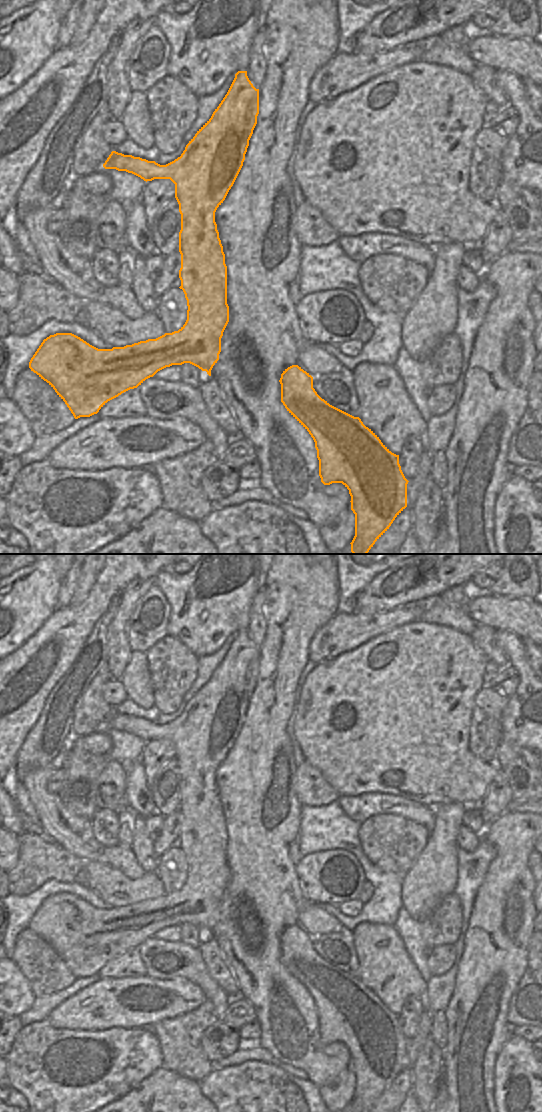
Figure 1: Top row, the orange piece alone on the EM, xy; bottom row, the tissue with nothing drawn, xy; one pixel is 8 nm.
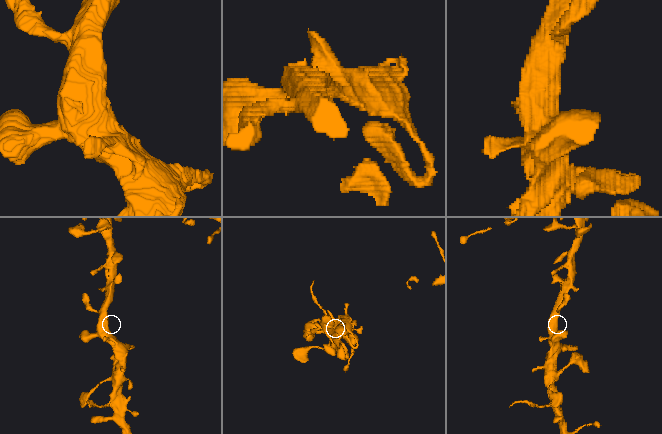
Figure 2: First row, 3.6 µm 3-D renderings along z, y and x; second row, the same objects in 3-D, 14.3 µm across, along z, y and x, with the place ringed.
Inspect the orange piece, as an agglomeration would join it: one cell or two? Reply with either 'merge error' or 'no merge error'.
no merge error

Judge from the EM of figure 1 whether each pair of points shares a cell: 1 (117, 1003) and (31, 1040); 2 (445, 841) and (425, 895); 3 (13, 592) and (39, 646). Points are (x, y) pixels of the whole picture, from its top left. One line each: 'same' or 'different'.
1: different
2: same
3: different

